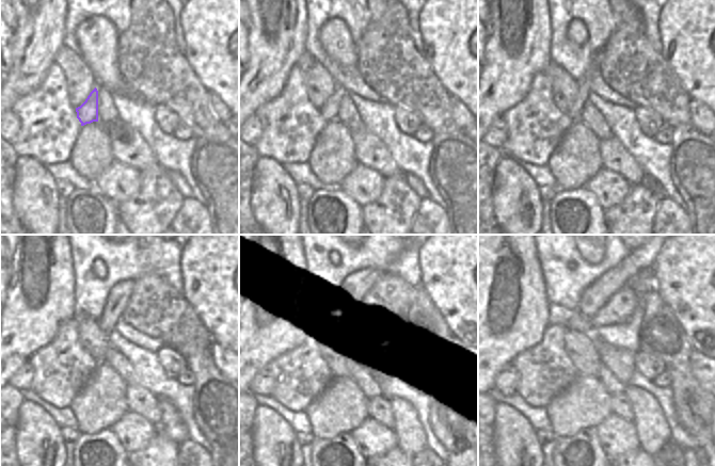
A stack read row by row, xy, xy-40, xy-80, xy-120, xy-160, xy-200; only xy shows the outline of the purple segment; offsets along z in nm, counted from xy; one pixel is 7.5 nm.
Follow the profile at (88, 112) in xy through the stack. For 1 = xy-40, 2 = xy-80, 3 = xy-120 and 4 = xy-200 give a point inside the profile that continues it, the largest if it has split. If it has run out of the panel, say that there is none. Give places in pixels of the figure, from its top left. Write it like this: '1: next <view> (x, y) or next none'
1: next xy-40 (329, 111)
2: next xy-80 (584, 83)
3: next xy-120 (117, 299)
4: next xy-200 (640, 260)

